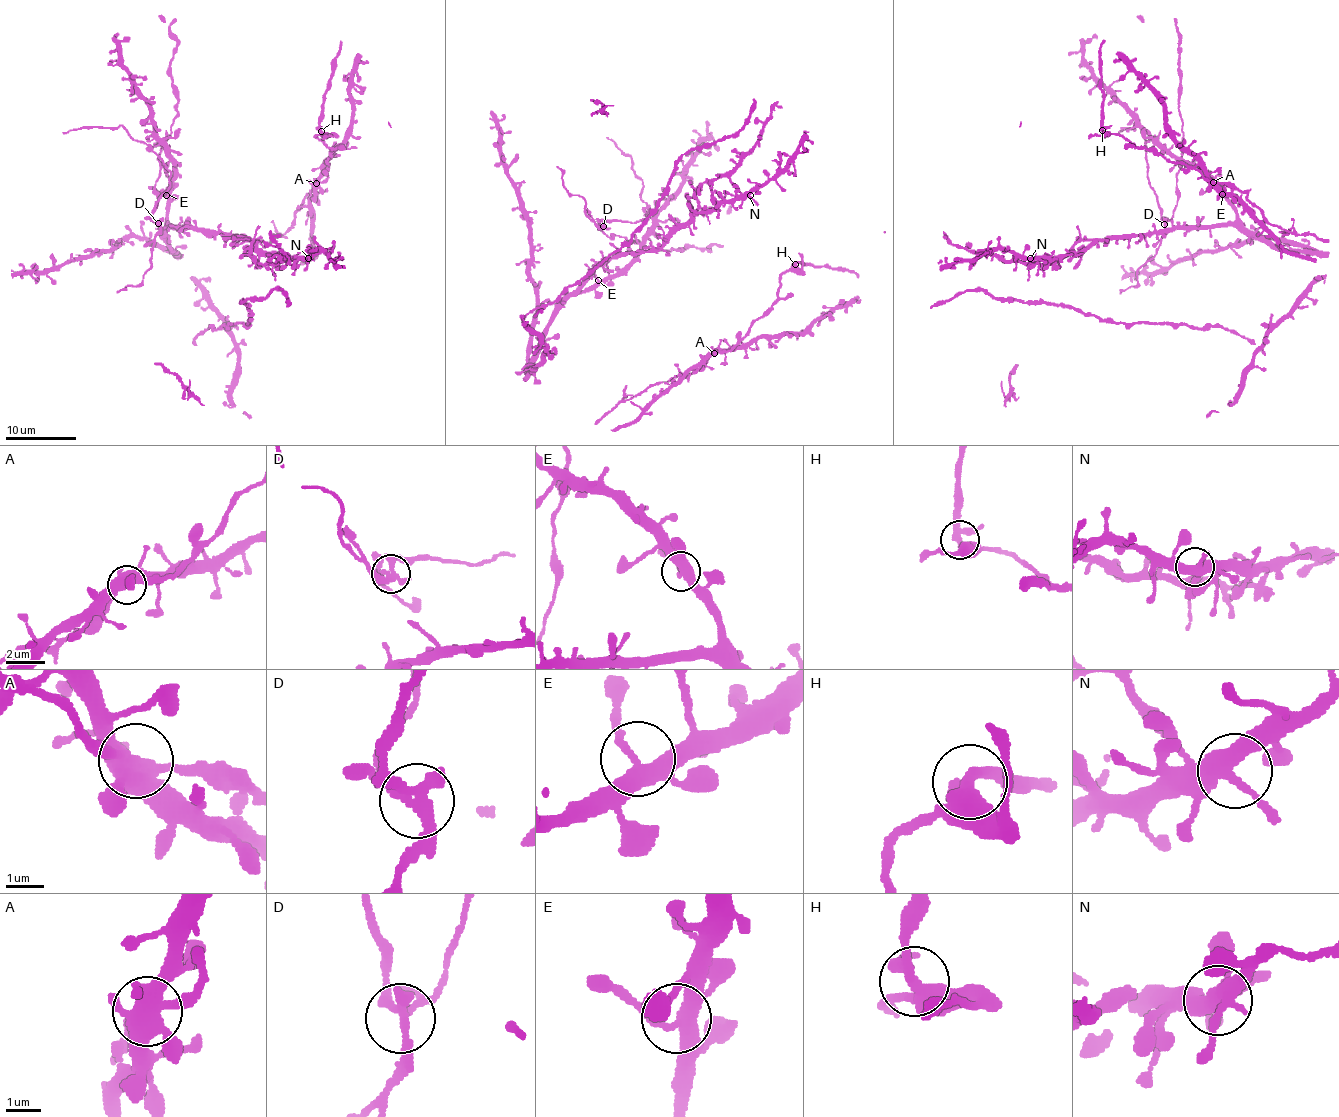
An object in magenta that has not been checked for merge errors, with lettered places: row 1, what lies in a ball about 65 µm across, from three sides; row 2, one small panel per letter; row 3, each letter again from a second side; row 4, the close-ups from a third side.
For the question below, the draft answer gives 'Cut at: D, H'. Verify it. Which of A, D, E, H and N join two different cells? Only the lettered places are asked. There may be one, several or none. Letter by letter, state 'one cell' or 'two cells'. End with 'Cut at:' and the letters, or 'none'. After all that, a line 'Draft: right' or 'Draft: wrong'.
A: two cells
D: two cells
E: one cell
H: two cells
N: one cell
Cut at: A, D, H
Draft: wrong

